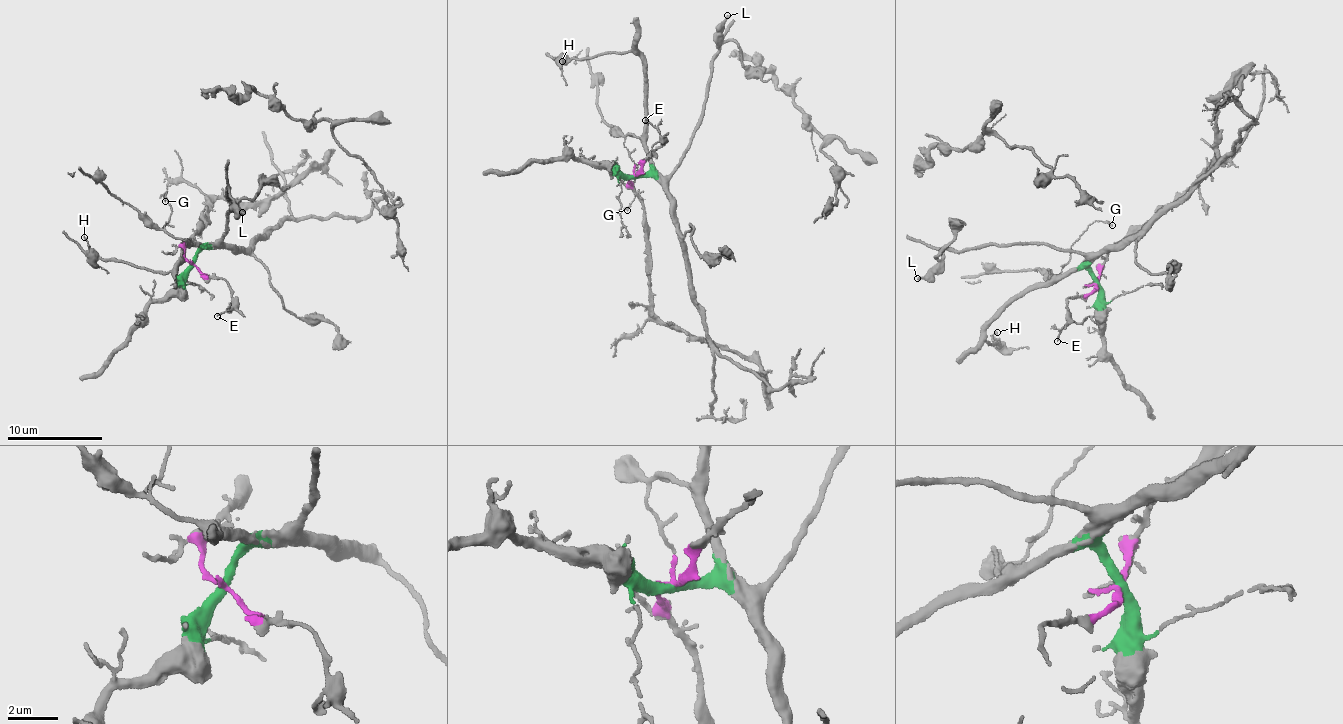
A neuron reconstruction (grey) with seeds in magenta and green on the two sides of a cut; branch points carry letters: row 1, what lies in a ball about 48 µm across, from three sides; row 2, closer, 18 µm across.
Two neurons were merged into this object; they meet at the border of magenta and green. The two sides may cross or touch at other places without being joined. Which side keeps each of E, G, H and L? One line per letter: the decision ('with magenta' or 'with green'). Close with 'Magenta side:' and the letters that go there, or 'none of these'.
E: with magenta
G: with green
H: with green
L: with green
Magenta side: E

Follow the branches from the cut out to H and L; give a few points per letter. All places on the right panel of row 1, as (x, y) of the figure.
H: (1096, 283), (1083, 267), (1029, 287), (994, 318), (984, 335), (989, 344), (1000, 347), (993, 341), (996, 331)
L: (1096, 283), (1090, 266), (1079, 254), (1042, 244), (996, 244), (957, 252), (948, 248), (937, 269), (917, 279)

